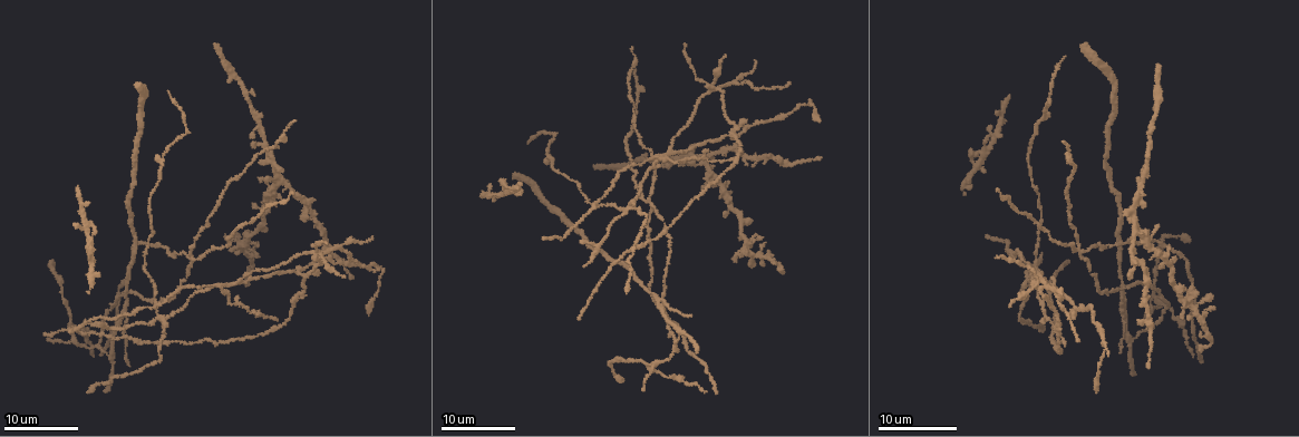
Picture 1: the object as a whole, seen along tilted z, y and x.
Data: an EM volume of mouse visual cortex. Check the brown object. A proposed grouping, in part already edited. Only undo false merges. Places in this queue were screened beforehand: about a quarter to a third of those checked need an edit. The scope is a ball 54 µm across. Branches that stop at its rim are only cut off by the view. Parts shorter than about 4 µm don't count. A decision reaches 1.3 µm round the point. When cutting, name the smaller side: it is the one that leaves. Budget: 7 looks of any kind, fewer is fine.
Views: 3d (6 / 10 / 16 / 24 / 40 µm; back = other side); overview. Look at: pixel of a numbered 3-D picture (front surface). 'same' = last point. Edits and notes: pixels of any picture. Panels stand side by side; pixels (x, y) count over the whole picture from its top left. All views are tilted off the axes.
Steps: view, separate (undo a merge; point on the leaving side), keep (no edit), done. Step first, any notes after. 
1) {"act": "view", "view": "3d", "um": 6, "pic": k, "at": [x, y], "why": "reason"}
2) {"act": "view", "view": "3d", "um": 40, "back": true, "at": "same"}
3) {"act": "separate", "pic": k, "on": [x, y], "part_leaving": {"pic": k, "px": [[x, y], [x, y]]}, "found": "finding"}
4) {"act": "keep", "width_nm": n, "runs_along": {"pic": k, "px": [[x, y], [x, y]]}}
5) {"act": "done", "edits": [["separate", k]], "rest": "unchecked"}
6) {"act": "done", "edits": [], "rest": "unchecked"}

{"act": "view", "view": "3d", "um": 16, "pic": 1, "at": [1166, 300], "why": "a narrow waist"}

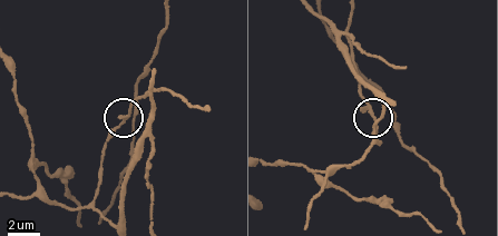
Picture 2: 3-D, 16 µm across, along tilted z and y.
{"act": "view", "view": "3d", "um": 6, "pic": 2, "at": [121, 122]}

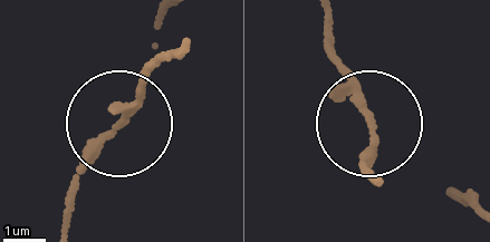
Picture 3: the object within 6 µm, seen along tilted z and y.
{"act": "keep", "runs_along": {"pic": 3, "px": [[373, 175], [359, 167], [365, 123], [323, 46]]}, "found": "continuous, no second neuron"}

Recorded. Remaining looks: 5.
{"act": "view", "view": "3d", "um": 24, "pic": 1, "at": [70, 322], "why": "three-way junction"}

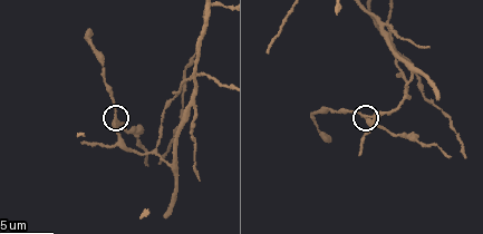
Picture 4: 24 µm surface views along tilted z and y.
{"act": "view", "view": "3d", "um": 6, "pic": 4, "at": [368, 120]}

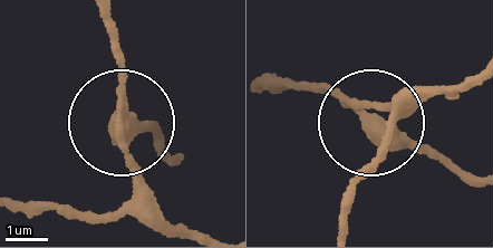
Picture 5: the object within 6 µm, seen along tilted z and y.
{"act": "view", "view": "3d", "um": 6, "back": true, "pic": 5, "at": [366, 120]}

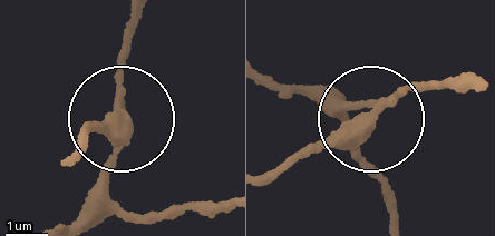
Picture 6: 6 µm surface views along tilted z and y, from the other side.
{"act": "separate", "pic": 6, "on": [333, 145], "part_leaving": {"pic": 6, "px": [[384, 107], [274, 177]]}, "found": "a second neuron is stuck on"}

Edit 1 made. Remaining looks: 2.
{"act": "view", "view": "3d", "um": 24, "pic": 1, "at": [629, 207]}

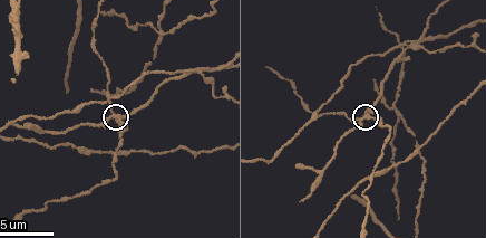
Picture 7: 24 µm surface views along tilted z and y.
{"act": "view", "view": "3d", "um": 6, "pic": 7, "at": [362, 119]}

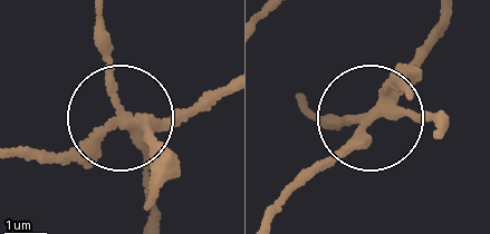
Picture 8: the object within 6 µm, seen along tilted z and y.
{"act": "separate", "pic": 8, "on": [151, 183], "width_nm": 240, "part_leaving": {"pic": 8, "px": [[132, 120], [224, 88]]}, "found": "a second neuron is stuck on"}

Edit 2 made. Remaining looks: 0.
{"act": "done", "edits": [["separate", 6], ["separate", 8]], "rest": "unchecked"}

